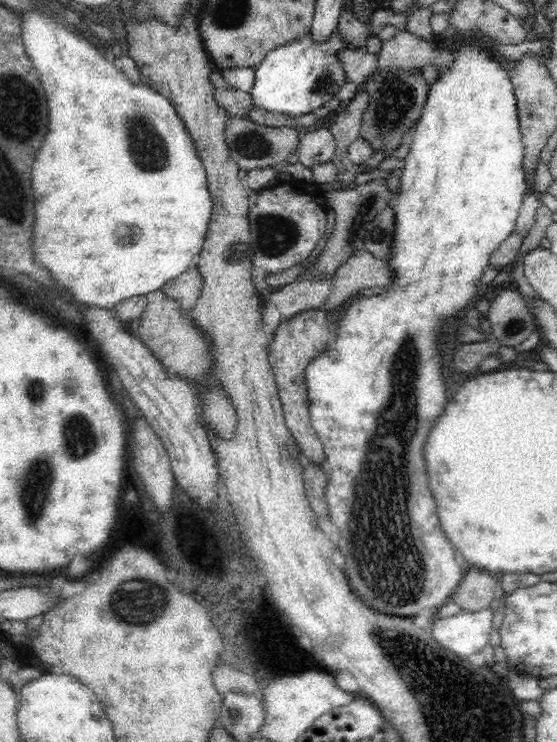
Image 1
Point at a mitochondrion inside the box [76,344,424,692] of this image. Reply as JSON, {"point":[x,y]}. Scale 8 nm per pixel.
{"point":[138,602]}

